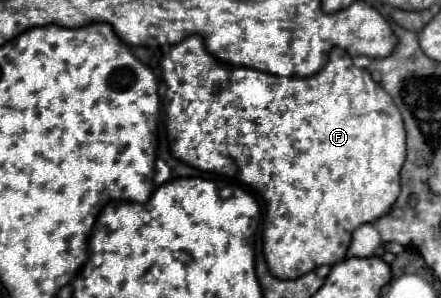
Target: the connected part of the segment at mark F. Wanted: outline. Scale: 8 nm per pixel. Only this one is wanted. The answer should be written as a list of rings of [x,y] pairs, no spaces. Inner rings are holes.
[[[193,35],[171,47],[171,51],[163,56],[161,71],[163,71],[163,81],[167,87],[167,93],[161,102],[163,102],[162,109],[167,113],[167,137],[169,137],[169,147],[171,147],[173,157],[177,157],[179,161],[199,171],[211,171],[211,173],[233,177],[241,181],[243,185],[251,187],[257,195],[261,195],[261,199],[265,201],[263,253],[265,253],[265,261],[269,265],[271,275],[275,275],[277,279],[297,279],[309,271],[315,271],[321,265],[333,265],[341,257],[345,259],[347,249],[351,245],[353,231],[365,223],[373,223],[379,217],[387,215],[395,199],[399,197],[399,191],[401,191],[399,173],[405,163],[405,129],[403,129],[401,113],[393,105],[393,99],[389,97],[389,93],[385,93],[385,89],[371,79],[367,69],[355,67],[351,57],[343,53],[343,49],[333,47],[329,53],[327,65],[311,77],[295,77],[295,75],[279,77],[279,75],[263,73],[249,67],[223,67],[213,55],[205,51],[201,37]],[[215,85],[221,85],[219,93],[215,93]]]

